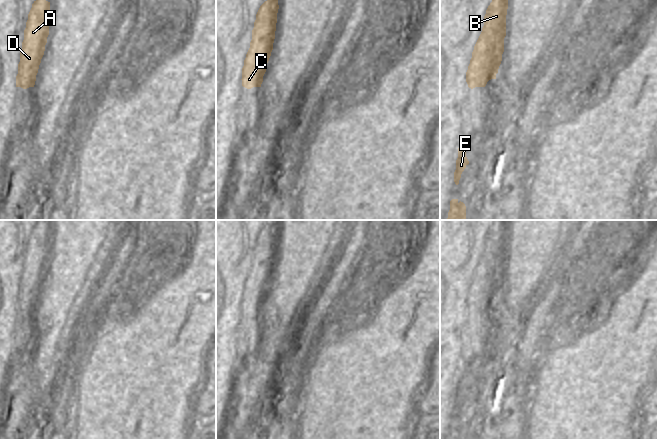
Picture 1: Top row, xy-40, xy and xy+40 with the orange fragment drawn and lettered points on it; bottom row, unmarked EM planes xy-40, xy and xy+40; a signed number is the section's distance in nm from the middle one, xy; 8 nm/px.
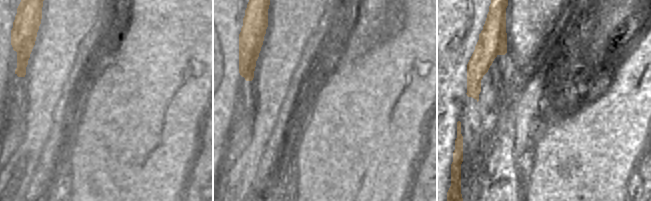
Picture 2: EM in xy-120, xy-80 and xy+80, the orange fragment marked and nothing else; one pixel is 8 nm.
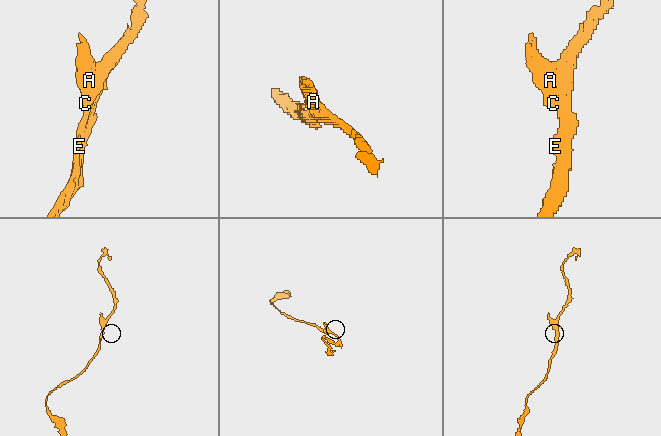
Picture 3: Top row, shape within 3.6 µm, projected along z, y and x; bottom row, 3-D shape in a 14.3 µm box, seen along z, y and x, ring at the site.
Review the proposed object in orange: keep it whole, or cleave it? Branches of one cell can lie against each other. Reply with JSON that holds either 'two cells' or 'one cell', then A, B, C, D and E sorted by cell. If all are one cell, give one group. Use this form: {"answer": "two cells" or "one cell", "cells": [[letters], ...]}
{"answer": "two cells", "cells": [["A", "B", "C", "D"], ["E"]]}

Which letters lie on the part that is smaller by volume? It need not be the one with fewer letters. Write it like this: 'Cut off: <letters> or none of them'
Cut off: A, B, C, D.

